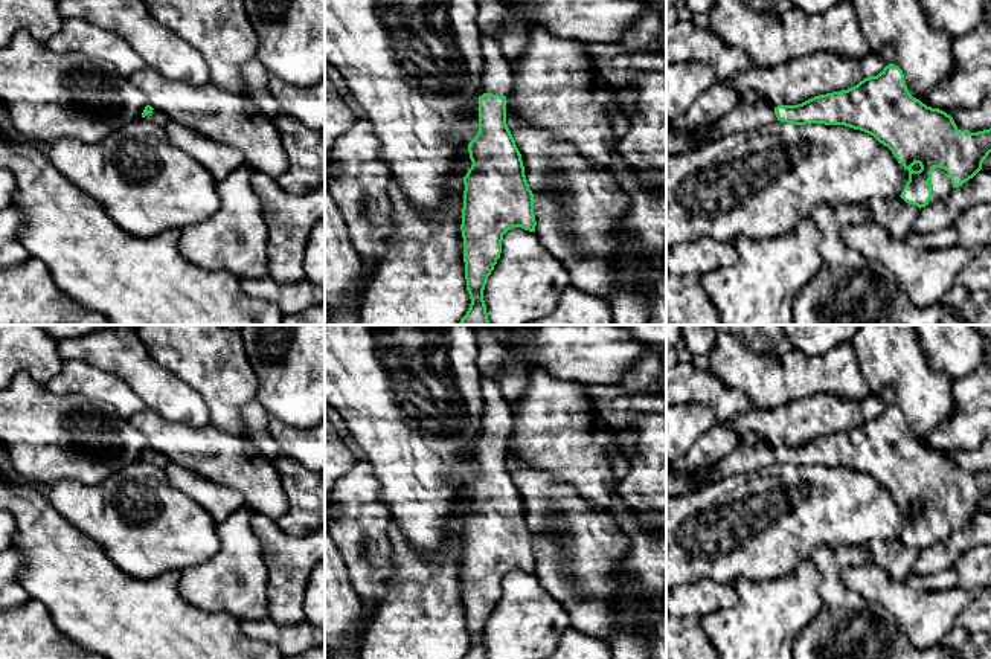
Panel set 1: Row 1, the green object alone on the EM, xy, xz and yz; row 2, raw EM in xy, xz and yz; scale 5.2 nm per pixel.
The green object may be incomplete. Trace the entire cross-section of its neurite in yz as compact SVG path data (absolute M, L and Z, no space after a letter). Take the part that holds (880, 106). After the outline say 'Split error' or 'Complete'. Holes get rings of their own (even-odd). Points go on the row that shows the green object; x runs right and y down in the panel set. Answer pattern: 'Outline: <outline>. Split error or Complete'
Outline: M895 64L857 85L797 105L735 105L709 125L707 140L752 131L776 121L845 125L874 136L909 171L901 198L919 209L945 200L980 169L991 153L991 128L961 131L953 117L913 98Z. Split error

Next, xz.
Outline: M480 34L480 47L485 58L482 76L485 93L479 96L479 133L468 143L473 165L463 177L465 191L460 224L465 279L471 304L459 325L489 325L483 290L500 258L503 235L514 227L535 232L537 226L535 198L524 175L521 154L506 125L506 96L512 90L511 64L503 55L499 41L492 37Z. Split error

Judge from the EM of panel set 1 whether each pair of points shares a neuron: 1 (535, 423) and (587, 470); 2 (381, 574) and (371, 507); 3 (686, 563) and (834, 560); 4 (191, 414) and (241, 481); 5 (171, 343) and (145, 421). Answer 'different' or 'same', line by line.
1: same
2: same
3: different
4: different
5: different

